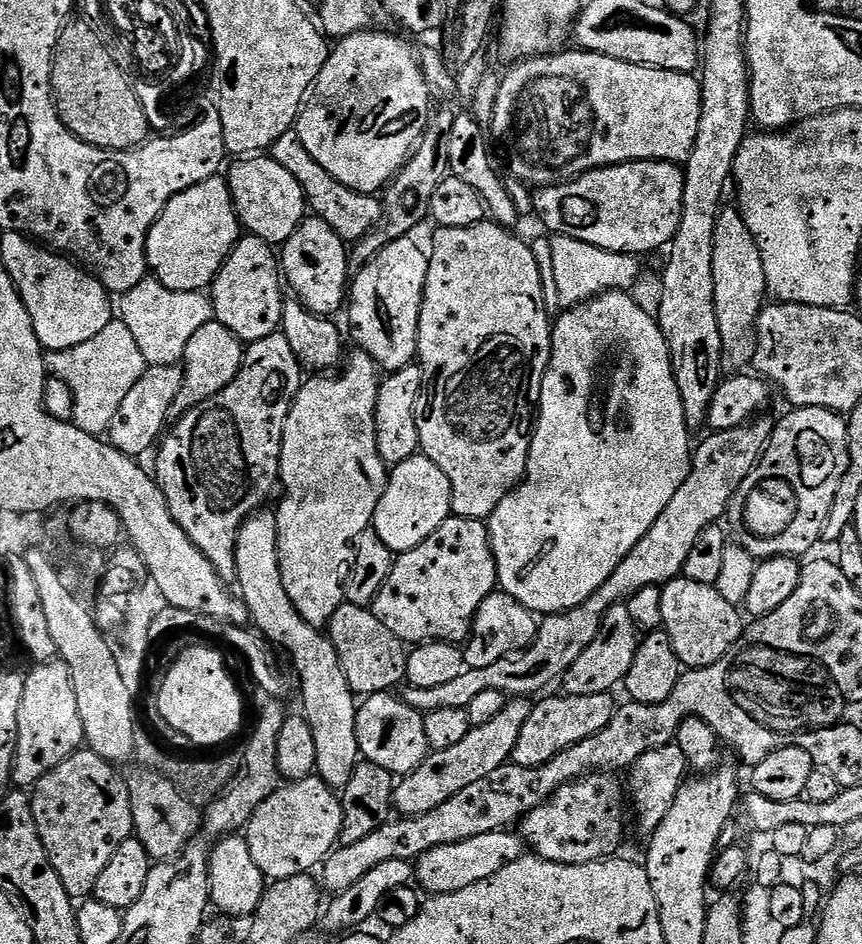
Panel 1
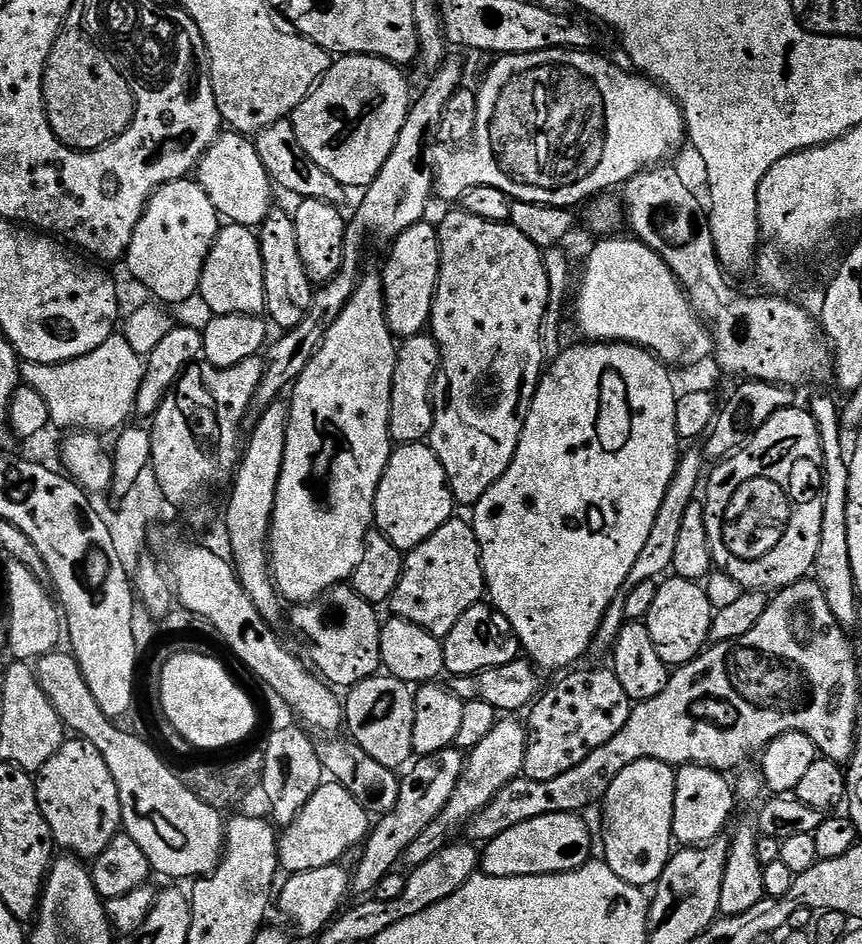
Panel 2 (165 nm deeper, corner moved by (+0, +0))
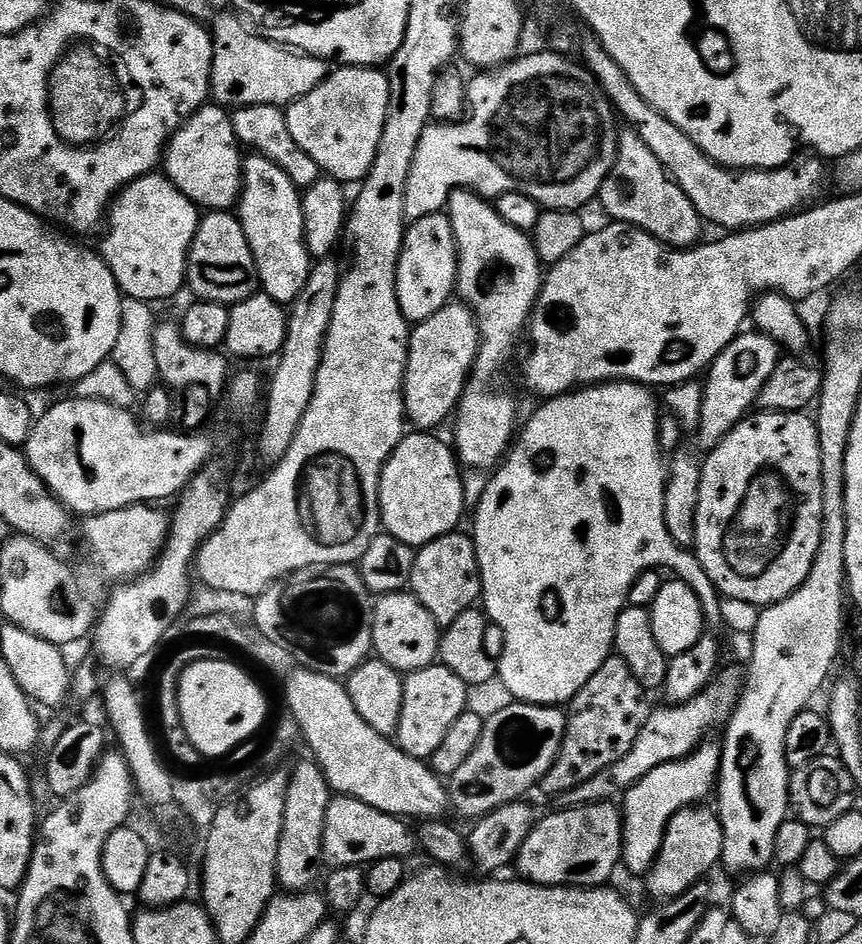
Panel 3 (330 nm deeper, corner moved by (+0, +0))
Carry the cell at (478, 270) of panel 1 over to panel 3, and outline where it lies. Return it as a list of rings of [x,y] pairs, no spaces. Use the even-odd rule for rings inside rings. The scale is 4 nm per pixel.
[[[453,191],[446,215],[456,239],[456,292],[472,309],[480,327],[476,364],[454,413],[454,451],[465,469],[492,470],[503,461],[514,440],[516,400],[504,389],[504,367],[532,319],[532,309],[540,296],[542,263],[533,237],[510,226],[479,192]]]

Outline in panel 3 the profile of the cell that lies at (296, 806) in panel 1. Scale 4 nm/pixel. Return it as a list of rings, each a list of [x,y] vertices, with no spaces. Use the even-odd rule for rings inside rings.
[[[333,795],[324,823],[323,863],[332,868],[345,868],[367,866],[373,860],[408,858],[412,851],[417,851],[418,841],[413,829],[404,824],[407,823],[401,817],[386,814],[358,798]]]

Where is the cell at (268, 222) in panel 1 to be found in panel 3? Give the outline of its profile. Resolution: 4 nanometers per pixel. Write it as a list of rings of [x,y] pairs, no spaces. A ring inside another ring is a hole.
[[[208,102],[205,103],[203,108],[200,108],[196,113],[194,113],[185,124],[181,124],[180,127],[177,128],[175,134],[172,136],[172,139],[168,141],[166,151],[162,157],[162,172],[163,175],[167,176],[168,181],[170,181],[178,191],[180,191],[182,194],[186,194],[186,198],[190,198],[192,203],[199,206],[201,209],[232,210],[237,207],[242,191],[242,185],[244,183],[244,165],[242,163],[242,155],[240,156],[240,152],[242,153],[242,145],[240,141],[236,139],[236,135],[234,134],[234,126],[232,125],[232,118],[229,109],[215,102]]]

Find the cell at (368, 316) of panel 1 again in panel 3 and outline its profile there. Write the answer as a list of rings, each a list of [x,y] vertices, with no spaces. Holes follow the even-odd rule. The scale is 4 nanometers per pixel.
[[[447,215],[427,216],[407,225],[402,254],[398,258],[396,289],[398,306],[412,326],[438,314],[438,310],[453,299],[456,292],[456,239]]]

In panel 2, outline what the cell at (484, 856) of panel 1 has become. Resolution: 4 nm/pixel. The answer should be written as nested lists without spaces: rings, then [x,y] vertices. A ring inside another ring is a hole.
[[[575,812],[542,814],[502,834],[491,837],[488,845],[480,852],[479,871],[486,876],[506,878],[507,876],[549,876],[555,872],[573,872],[593,859],[592,832],[583,815]]]

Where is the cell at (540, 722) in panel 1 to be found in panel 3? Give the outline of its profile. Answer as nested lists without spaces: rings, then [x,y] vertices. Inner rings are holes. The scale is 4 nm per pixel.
[[[611,655],[606,662],[578,690],[576,697],[566,708],[567,722],[564,730],[564,741],[560,747],[554,766],[539,782],[539,791],[544,791],[552,798],[559,798],[574,786],[582,786],[582,782],[590,782],[598,770],[606,770],[606,766],[614,766],[618,758],[626,758],[630,754],[630,746],[642,734],[642,726],[650,711],[650,703],[646,690],[634,678],[630,666],[618,655]]]

